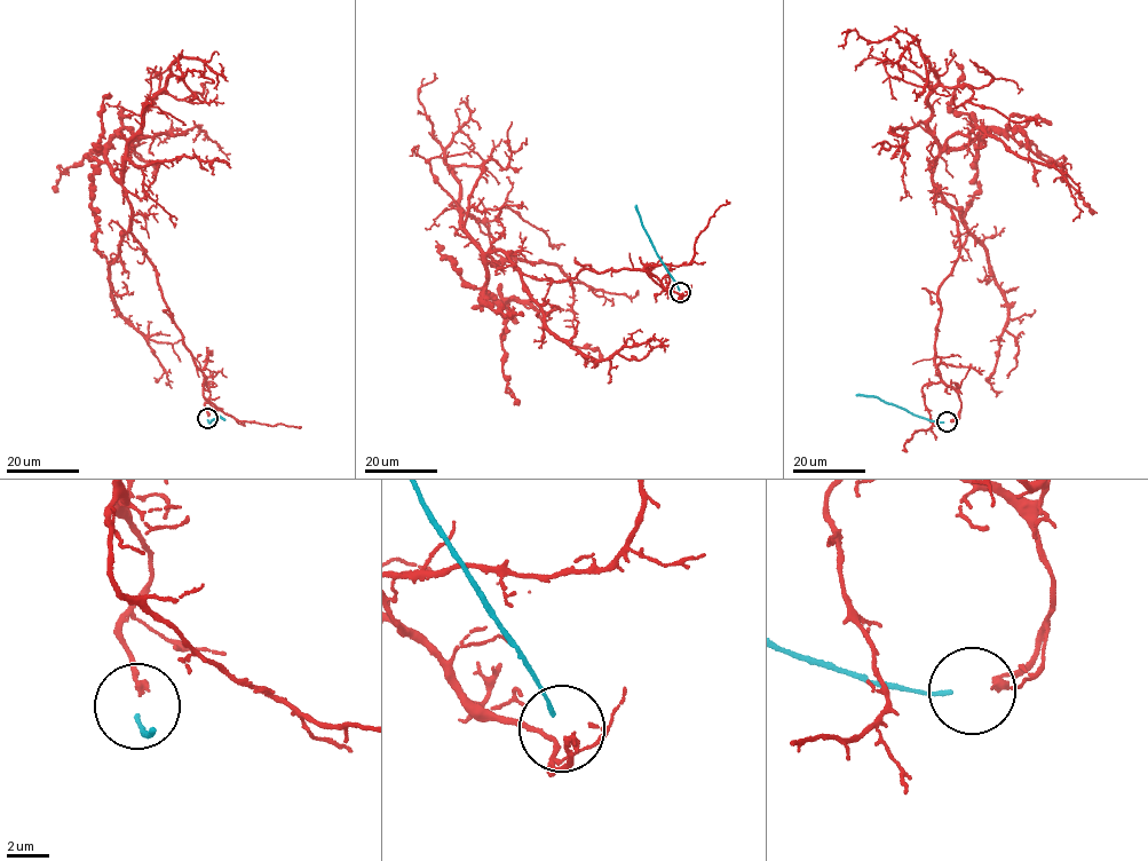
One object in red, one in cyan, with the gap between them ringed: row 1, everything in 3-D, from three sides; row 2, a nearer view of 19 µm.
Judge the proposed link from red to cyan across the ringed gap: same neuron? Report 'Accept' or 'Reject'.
Accept

